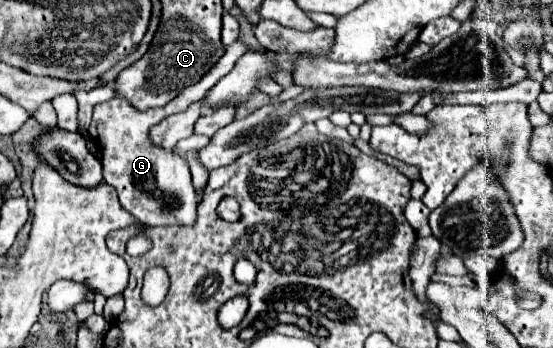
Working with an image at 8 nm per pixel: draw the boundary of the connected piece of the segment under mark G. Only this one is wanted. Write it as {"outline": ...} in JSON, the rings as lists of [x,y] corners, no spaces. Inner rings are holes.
{"outline":[[[234,42],[232,46],[228,46],[218,64],[214,64],[212,70],[203,76],[198,84],[186,86],[186,90],[182,90],[172,102],[168,102],[162,108],[142,112],[130,106],[124,98],[114,98],[94,108],[88,134],[96,140],[102,152],[104,180],[118,192],[122,208],[128,210],[134,218],[140,218],[140,222],[148,226],[192,226],[196,222],[196,192],[192,186],[190,168],[182,156],[156,146],[150,140],[150,128],[170,114],[184,112],[194,100],[204,98],[204,94],[222,78],[220,74],[226,76],[244,52],[246,46],[242,42]]]}

